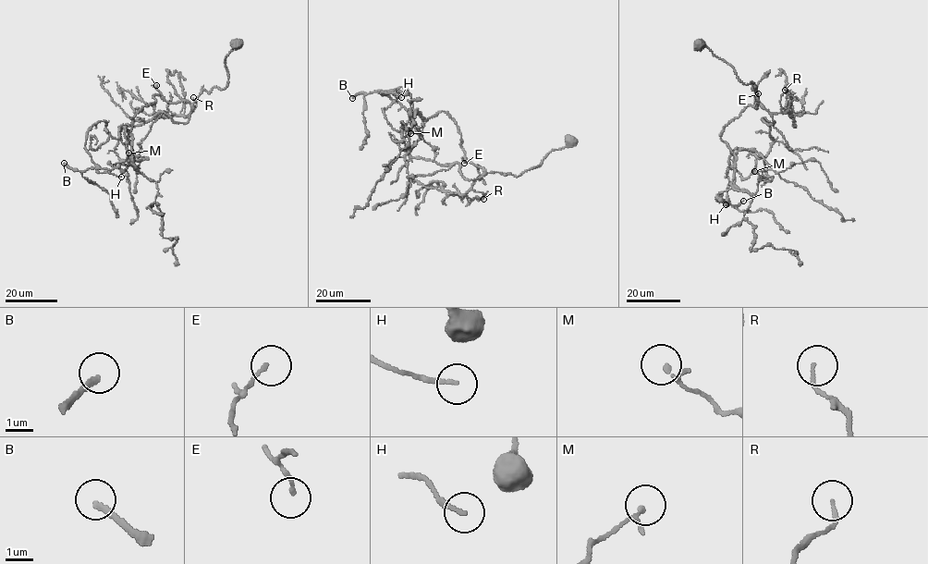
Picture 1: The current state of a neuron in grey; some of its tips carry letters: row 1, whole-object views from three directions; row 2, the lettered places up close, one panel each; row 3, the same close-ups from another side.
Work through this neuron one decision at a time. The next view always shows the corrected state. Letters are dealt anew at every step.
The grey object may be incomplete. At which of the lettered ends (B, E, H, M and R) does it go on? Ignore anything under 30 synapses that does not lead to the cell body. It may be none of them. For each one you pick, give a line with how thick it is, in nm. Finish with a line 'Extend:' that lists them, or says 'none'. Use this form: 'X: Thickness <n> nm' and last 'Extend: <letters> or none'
B: Thickness 180 nm
Extend: B

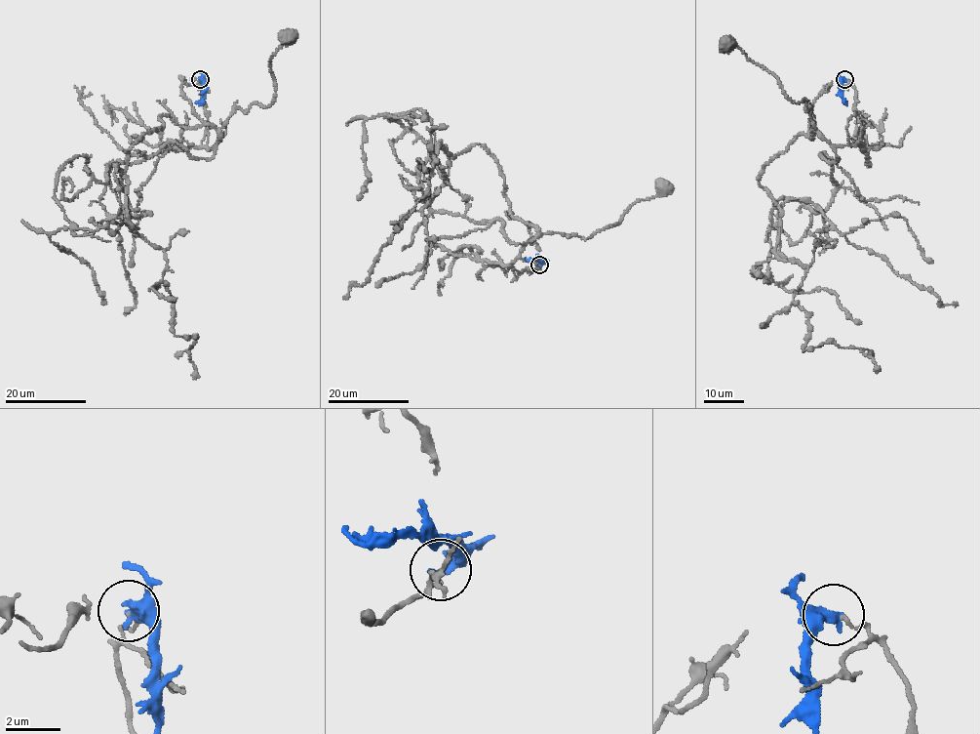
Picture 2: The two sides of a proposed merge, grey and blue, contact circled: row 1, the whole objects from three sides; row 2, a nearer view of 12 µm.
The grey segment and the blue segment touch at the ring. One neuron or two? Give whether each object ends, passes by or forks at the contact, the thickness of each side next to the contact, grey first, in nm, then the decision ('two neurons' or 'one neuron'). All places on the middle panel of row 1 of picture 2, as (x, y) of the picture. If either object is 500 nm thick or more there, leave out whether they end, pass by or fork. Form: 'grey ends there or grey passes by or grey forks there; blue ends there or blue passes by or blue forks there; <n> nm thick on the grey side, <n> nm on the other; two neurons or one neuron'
grey ends there; blue ends there; 110 nm thick on the grey side, 400 nm on the other; two neurons

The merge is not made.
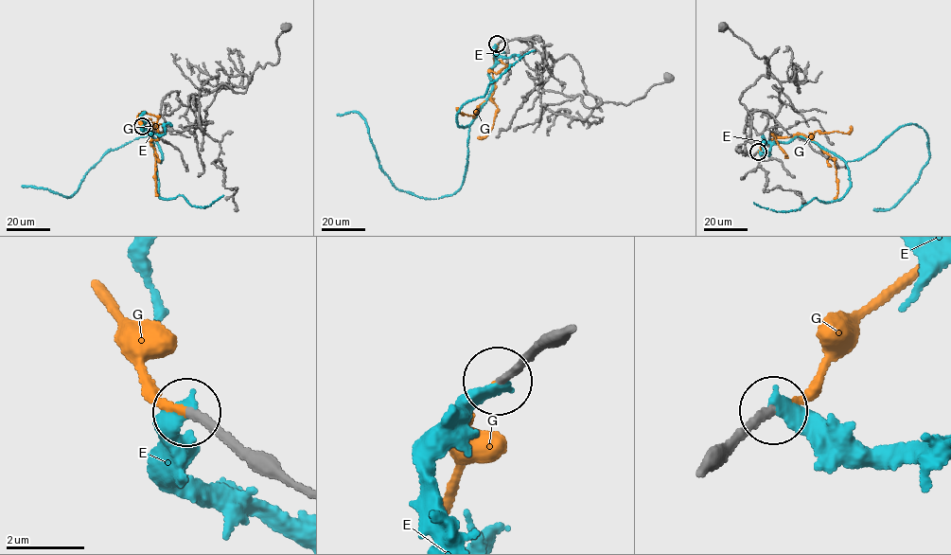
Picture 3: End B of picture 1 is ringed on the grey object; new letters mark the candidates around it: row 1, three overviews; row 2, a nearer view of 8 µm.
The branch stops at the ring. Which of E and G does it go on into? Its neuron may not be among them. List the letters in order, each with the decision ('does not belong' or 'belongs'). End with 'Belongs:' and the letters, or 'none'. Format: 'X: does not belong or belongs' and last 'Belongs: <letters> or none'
E: does not belong
G: belongs
Belongs: G

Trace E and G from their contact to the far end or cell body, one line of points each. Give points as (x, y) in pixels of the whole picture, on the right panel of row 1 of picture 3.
E: (757, 152), (801, 135), (857, 159), (901, 126), (919, 126), (930, 155), (901, 199), (874, 209), (884, 210)
G: (758, 152), (775, 137), (802, 134), (808, 136), (834, 161), (837, 189), (835, 200)

